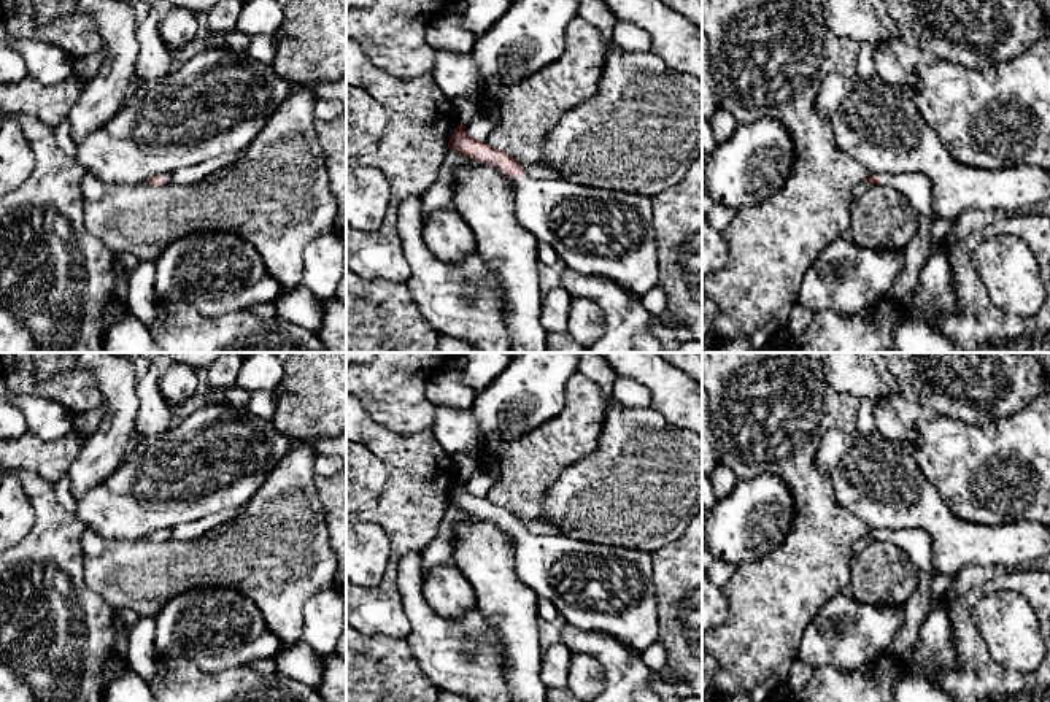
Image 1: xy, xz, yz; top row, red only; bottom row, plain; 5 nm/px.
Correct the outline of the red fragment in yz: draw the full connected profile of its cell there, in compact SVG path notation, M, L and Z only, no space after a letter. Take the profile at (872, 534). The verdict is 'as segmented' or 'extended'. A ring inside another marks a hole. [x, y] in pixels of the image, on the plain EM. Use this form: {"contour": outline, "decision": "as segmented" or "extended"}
{"contour": "M870 529L869 538L898 545L910 557L920 573L929 577L932 600L955 589L955 575L937 573L934 570L932 542L928 532L921 529L902 529L898 532Z", "decision": "extended"}

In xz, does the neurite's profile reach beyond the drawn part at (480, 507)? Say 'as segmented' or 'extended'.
extended

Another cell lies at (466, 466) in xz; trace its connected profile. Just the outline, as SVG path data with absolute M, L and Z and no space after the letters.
M451 454L451 459L456 465L459 481L467 481L480 467L480 457L467 456L467 454Z

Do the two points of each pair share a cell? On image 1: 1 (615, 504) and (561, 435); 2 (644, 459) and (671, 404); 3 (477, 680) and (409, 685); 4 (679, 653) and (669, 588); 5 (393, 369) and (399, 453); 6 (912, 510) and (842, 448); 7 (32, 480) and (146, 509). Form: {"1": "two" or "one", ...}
{"1": "two", "2": "two", "3": "two", "4": "one", "5": "two", "6": "one", "7": "two"}

